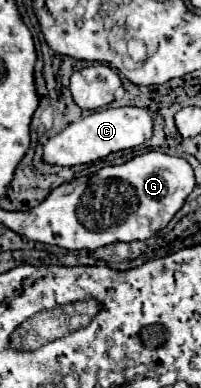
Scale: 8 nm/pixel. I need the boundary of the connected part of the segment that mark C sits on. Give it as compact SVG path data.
M126 106L126 108L106 108L96 110L90 116L84 116L70 126L66 126L60 134L50 138L44 144L44 160L60 166L76 166L94 162L98 158L108 156L110 152L126 150L144 144L152 136L152 118L144 108Z

